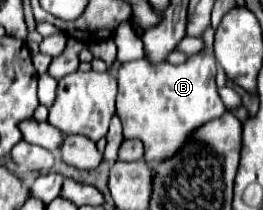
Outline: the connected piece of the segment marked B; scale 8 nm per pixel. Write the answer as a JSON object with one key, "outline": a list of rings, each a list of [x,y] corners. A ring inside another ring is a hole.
{"outline":[[[207,26],[205,34],[201,36],[205,48],[199,54],[193,54],[183,64],[172,65],[168,62],[149,62],[149,60],[135,60],[125,62],[117,70],[117,114],[123,122],[123,136],[137,138],[145,146],[145,160],[147,162],[161,162],[173,156],[187,136],[199,128],[203,122],[211,118],[219,118],[225,114],[225,106],[217,94],[215,86],[215,72],[217,60],[213,52],[213,38],[215,28]]]}

